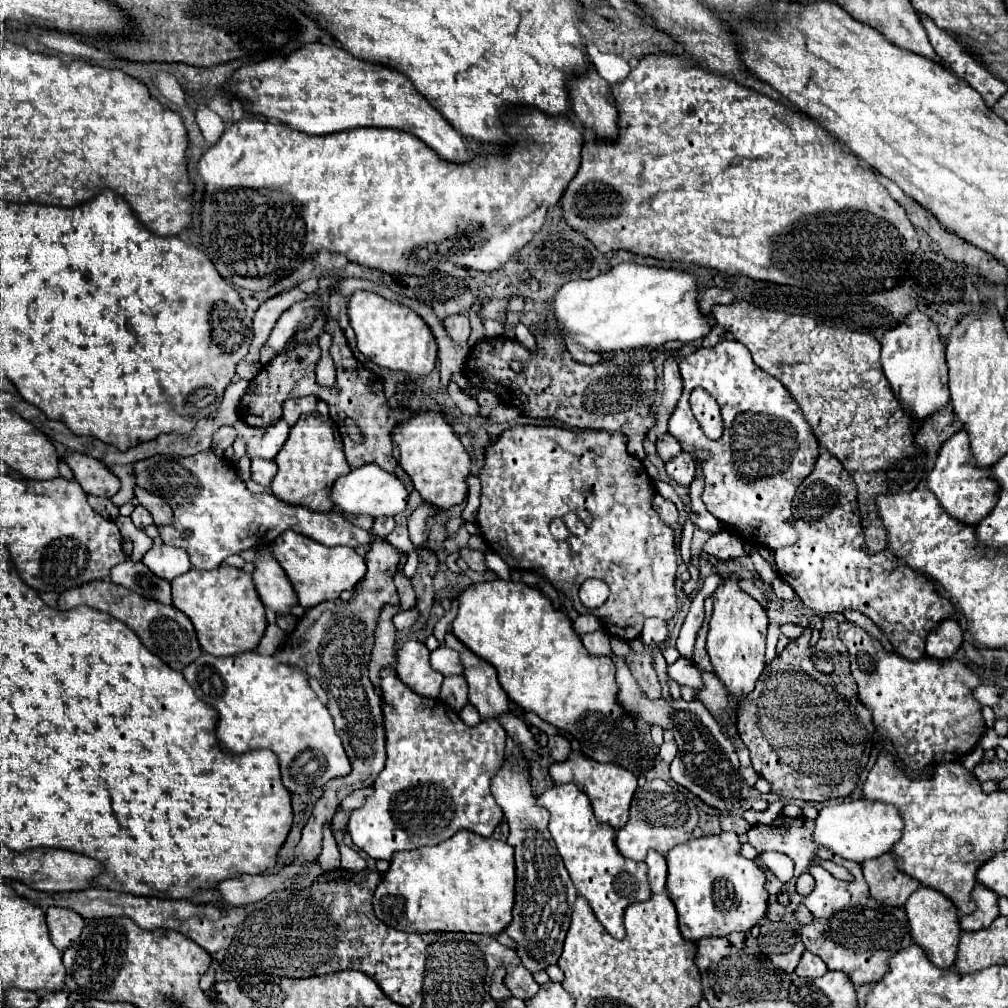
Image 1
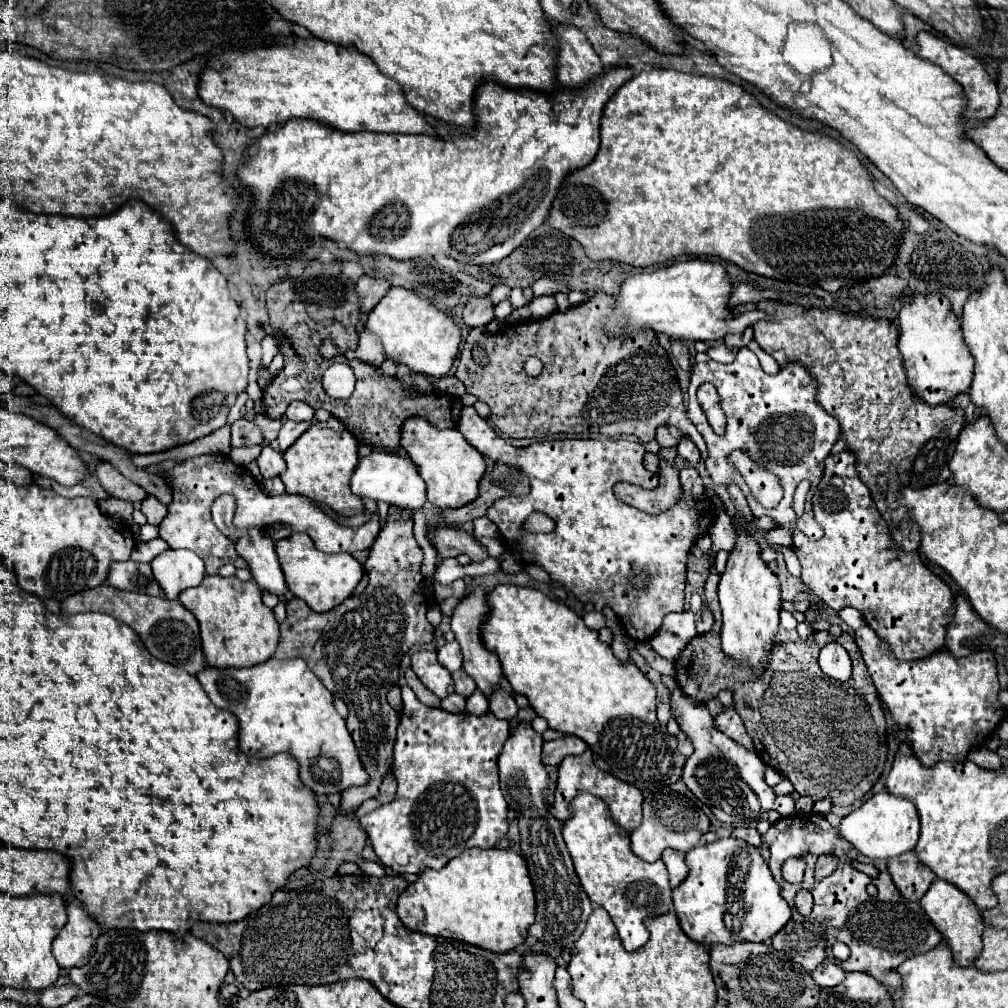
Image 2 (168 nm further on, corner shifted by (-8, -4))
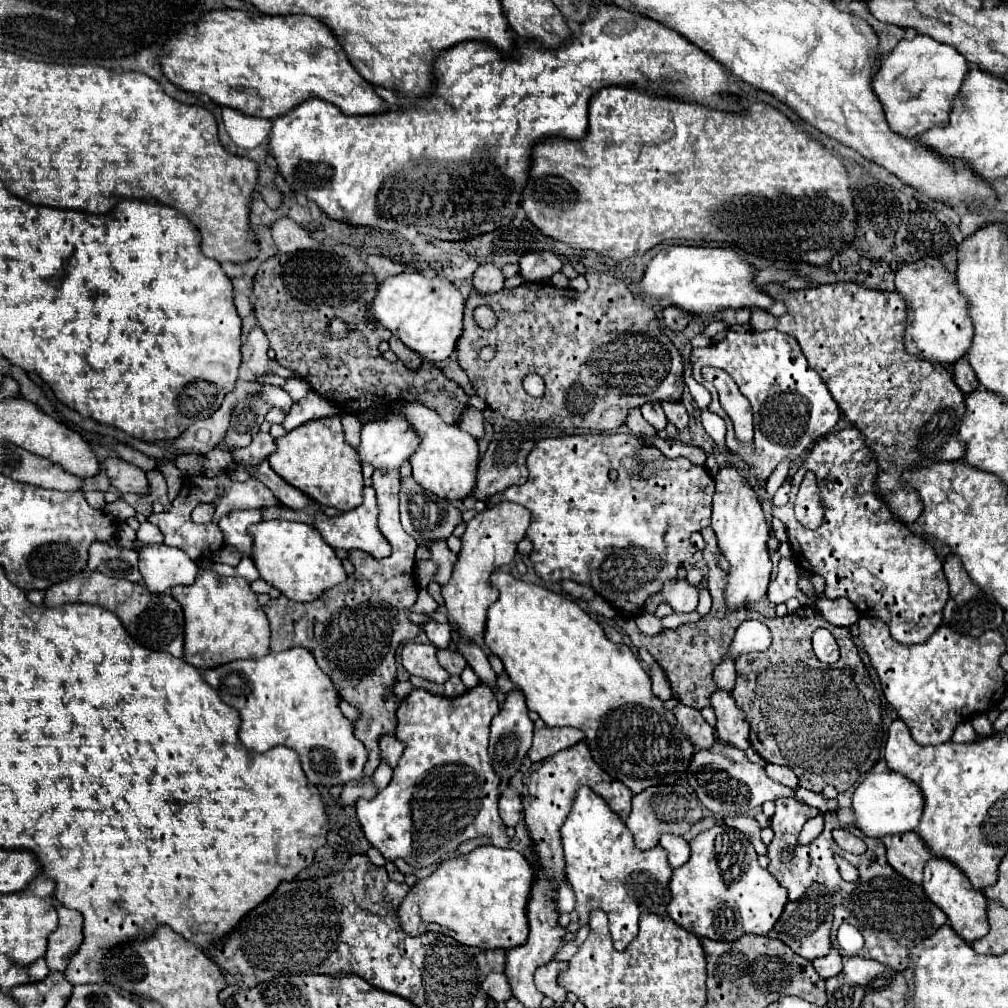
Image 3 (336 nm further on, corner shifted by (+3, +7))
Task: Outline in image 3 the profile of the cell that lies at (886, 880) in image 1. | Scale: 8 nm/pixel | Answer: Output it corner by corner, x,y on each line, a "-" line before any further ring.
909,831
905,835
887,835
883,843
887,849
889,865
907,881
919,885
923,877
923,859
931,859
929,849
919,841
919,835
915,831

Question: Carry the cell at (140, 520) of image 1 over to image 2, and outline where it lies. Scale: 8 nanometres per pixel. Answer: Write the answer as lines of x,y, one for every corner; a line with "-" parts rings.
148,496
148,498
142,502
142,514
148,518
148,524
158,526
158,522
162,522
162,518
168,514
168,510
166,510
166,506
164,506
158,498

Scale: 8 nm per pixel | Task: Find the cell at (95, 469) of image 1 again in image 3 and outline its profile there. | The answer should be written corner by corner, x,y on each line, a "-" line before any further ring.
109,457
103,461
103,469
115,489
121,493
147,493
147,477
139,467
125,463
119,457

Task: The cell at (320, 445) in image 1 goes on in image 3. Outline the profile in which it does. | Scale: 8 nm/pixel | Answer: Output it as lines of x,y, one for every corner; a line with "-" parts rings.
339,415
313,419
301,427
275,439
277,451
269,455
273,471
283,477
289,485
301,489
317,503
335,507
339,511
349,511
361,505
363,499
363,475
361,463
357,463
357,453
343,439
343,429

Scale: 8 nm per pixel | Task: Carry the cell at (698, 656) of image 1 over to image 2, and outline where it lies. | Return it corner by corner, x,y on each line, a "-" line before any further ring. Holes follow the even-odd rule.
718,510
710,528
712,548
708,560
712,568
704,586
706,606
714,612
716,624
710,632
696,636
686,644
674,662
676,682
696,704
716,698
724,688
734,690
736,712
744,720
746,732
754,742
754,752
762,762
788,778
800,796
810,796
814,800
830,798
834,806
850,806
876,784
888,756
886,718
878,692
858,646
848,632
838,638
828,632
812,632
808,638
796,642
774,642
772,654
768,656
768,670
760,676
754,675
747,663
733,661
720,650
720,574
714,568
714,558
720,550
732,550
736,542
736,532
732,528
730,516
724,510
-
828,642
840,642
848,650
854,664
848,682
836,682
820,670
818,652

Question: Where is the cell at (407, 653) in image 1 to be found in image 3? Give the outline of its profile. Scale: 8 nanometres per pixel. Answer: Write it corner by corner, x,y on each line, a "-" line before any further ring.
407,643
401,649
401,661
411,675
423,677
433,683
445,683
449,679
449,673
437,663
435,653
437,649
431,643

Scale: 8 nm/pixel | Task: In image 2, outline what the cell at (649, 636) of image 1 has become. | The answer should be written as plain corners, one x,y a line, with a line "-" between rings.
690,610
680,612
680,614
668,614
668,616
664,618
662,630
674,632
676,636
680,636
680,640
682,640
684,644
688,644
688,642
696,636
696,616
694,616
694,612
690,612

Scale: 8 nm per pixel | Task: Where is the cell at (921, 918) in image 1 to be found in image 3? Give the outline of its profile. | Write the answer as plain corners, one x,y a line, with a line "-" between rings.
929,859
923,871
923,883
921,883
925,895
929,895
931,903
935,903
949,919
951,929
963,937
967,943
973,943
977,939
981,939
983,935
987,935
989,925
987,925
987,899
983,897
983,891
973,889
973,885
969,883
969,879
957,869
953,867
949,861
945,859

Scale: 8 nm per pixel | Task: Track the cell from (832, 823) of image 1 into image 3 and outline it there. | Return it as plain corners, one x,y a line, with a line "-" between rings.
893,771
869,773
865,775
865,781
861,781
861,785
855,789
855,795
851,799
851,811
855,817
855,827
865,837
881,839
885,835
913,831
921,819
923,799
921,791
917,791
917,785
909,783
909,779
905,779
903,775
897,775

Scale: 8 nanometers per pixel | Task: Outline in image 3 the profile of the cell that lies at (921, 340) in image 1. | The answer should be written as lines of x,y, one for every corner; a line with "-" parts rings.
925,255
917,263
909,263
895,273
895,291
903,297
907,309
905,325
905,351
951,369
969,351
973,337
973,323
965,315
965,299
961,299
955,283
955,275
949,275
937,259

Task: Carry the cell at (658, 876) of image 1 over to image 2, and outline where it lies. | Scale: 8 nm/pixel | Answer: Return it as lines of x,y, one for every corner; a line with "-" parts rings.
664,850
662,854
662,860
670,872
670,886
676,888
686,876
688,876
688,866
686,866
686,860
684,860
684,852
676,852
676,850

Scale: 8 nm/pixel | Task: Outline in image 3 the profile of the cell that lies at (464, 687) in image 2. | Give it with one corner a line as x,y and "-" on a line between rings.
443,649
437,653
437,659
441,663
441,667
449,673
449,675
461,675
461,671
467,667
465,659
461,653
453,653
449,649

